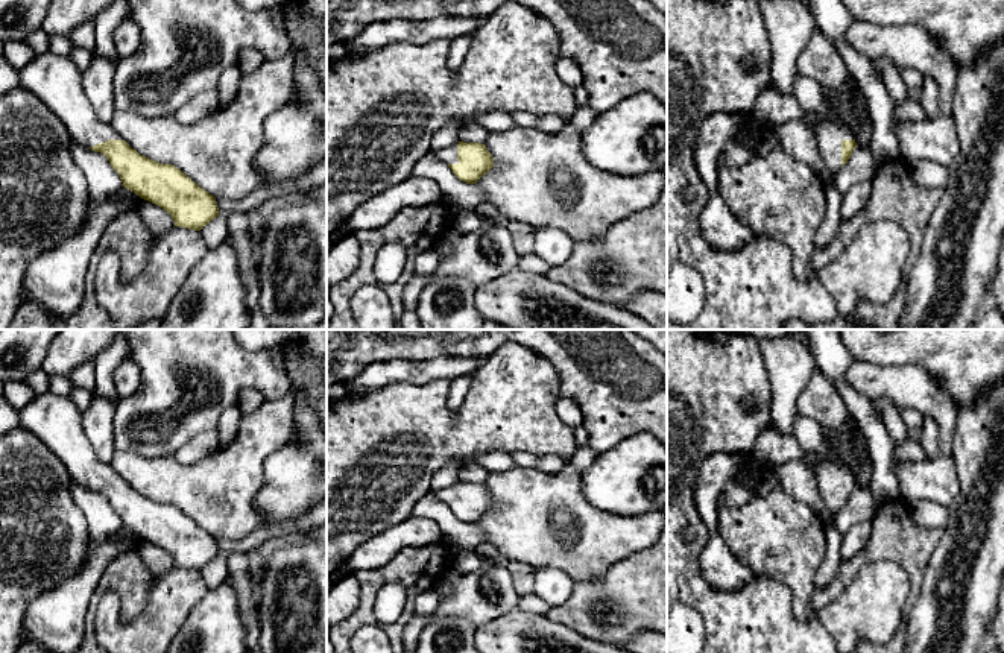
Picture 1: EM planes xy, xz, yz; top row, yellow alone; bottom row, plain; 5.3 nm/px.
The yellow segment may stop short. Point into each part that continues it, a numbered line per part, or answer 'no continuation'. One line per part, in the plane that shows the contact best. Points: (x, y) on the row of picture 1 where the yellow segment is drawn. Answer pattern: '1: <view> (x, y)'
1: yz (830, 135)

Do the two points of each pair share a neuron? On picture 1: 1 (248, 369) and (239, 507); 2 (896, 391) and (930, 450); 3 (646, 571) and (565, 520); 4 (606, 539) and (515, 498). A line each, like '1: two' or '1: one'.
1: two
2: two
3: two
4: one

